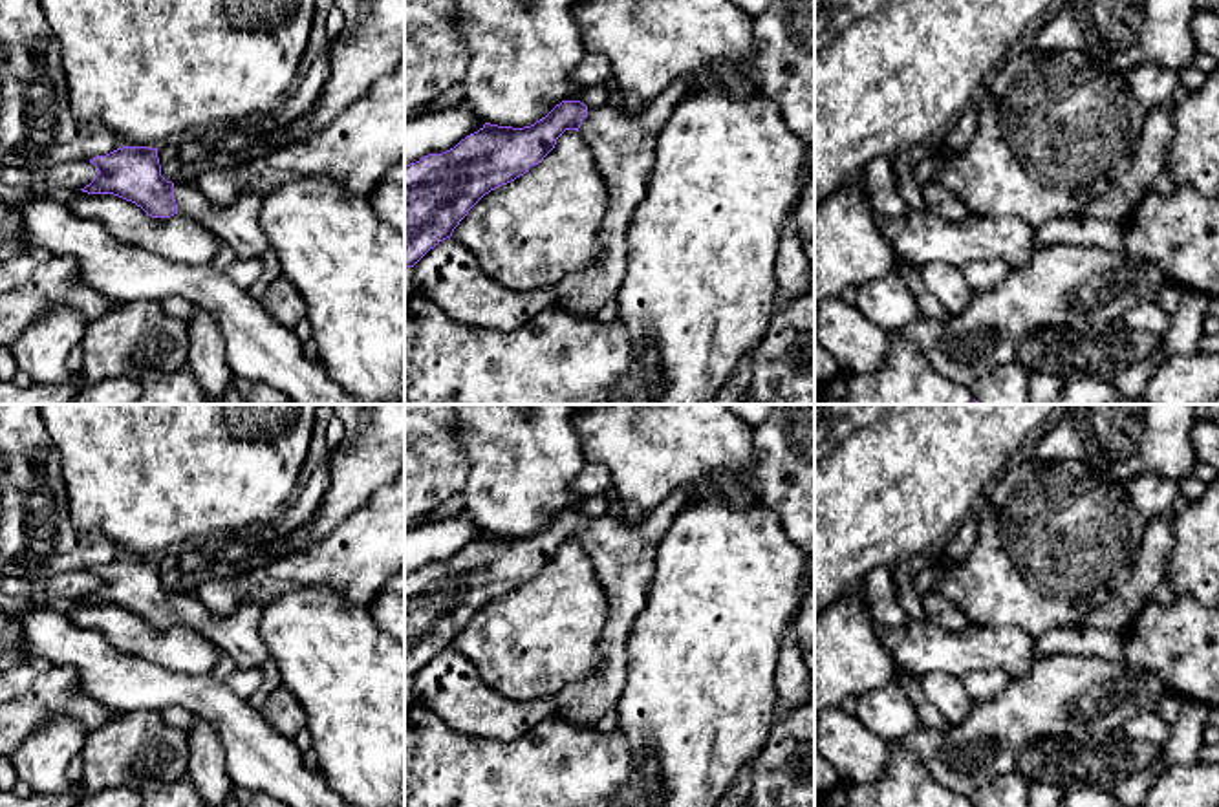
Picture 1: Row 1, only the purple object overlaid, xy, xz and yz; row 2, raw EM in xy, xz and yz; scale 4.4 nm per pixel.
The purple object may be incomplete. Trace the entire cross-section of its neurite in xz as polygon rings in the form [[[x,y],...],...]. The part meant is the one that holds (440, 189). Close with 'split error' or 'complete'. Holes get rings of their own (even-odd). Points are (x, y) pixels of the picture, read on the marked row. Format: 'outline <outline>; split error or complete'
outline [[[690,79],[674,82],[635,115],[608,104],[562,101],[531,126],[485,123],[454,148],[405,165],[405,267],[414,267],[450,238],[485,194],[529,172],[566,130],[577,130],[608,185],[610,209],[600,227],[599,260],[560,280],[556,304],[573,315],[595,318],[620,289],[630,220],[646,194],[659,134],[688,84]]]; split error

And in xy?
outline [[[123,146],[90,163],[99,172],[82,192],[119,196],[152,218],[187,216],[227,242],[238,260],[260,258],[271,249],[260,225],[262,198],[256,194],[243,194],[236,203],[220,207],[196,183],[167,181],[157,148],[150,146]]]; split error

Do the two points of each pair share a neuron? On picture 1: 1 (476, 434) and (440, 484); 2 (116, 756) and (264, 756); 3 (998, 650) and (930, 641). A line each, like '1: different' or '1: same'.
1: different
2: different
3: same

